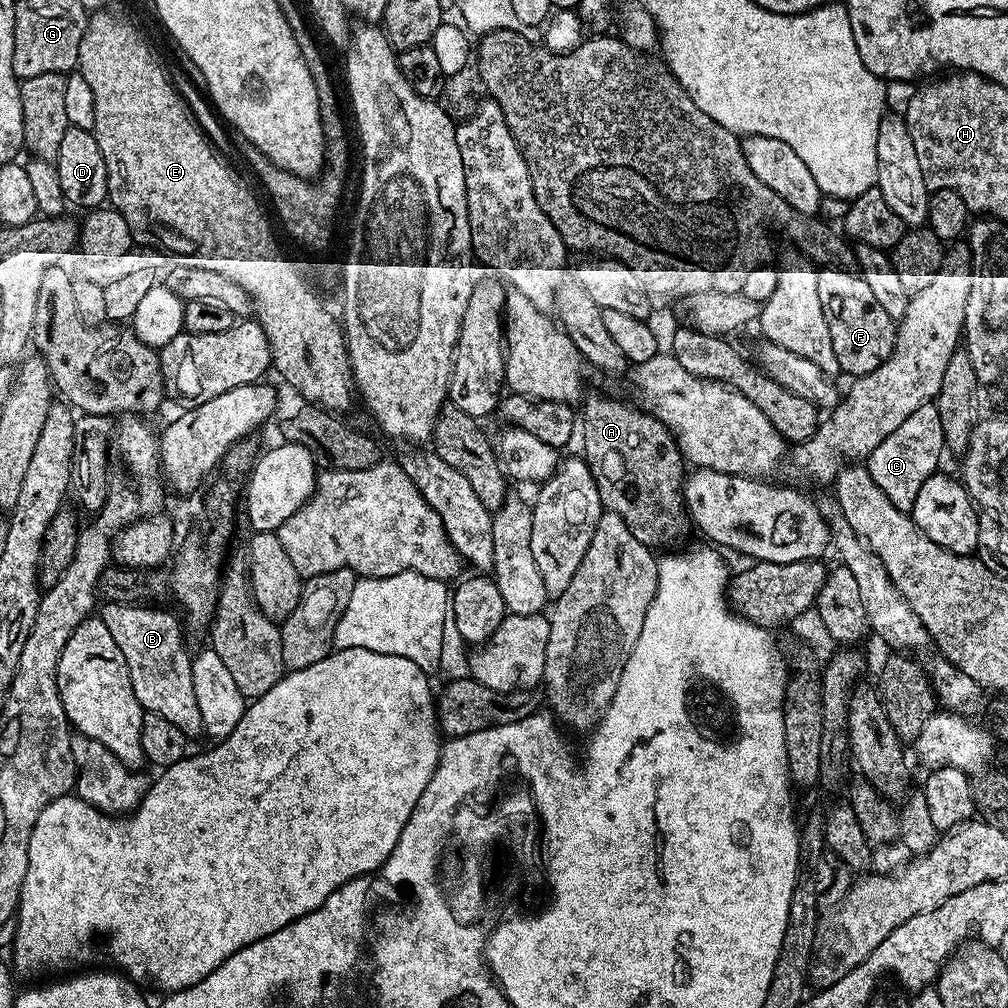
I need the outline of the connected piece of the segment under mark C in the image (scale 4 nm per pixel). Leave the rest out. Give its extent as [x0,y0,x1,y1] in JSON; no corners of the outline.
[866,403,945,513]

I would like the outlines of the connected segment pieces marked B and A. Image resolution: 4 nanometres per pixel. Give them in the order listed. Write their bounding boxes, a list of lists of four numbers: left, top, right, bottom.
[[102,604,204,738],[582,395,690,546]]

